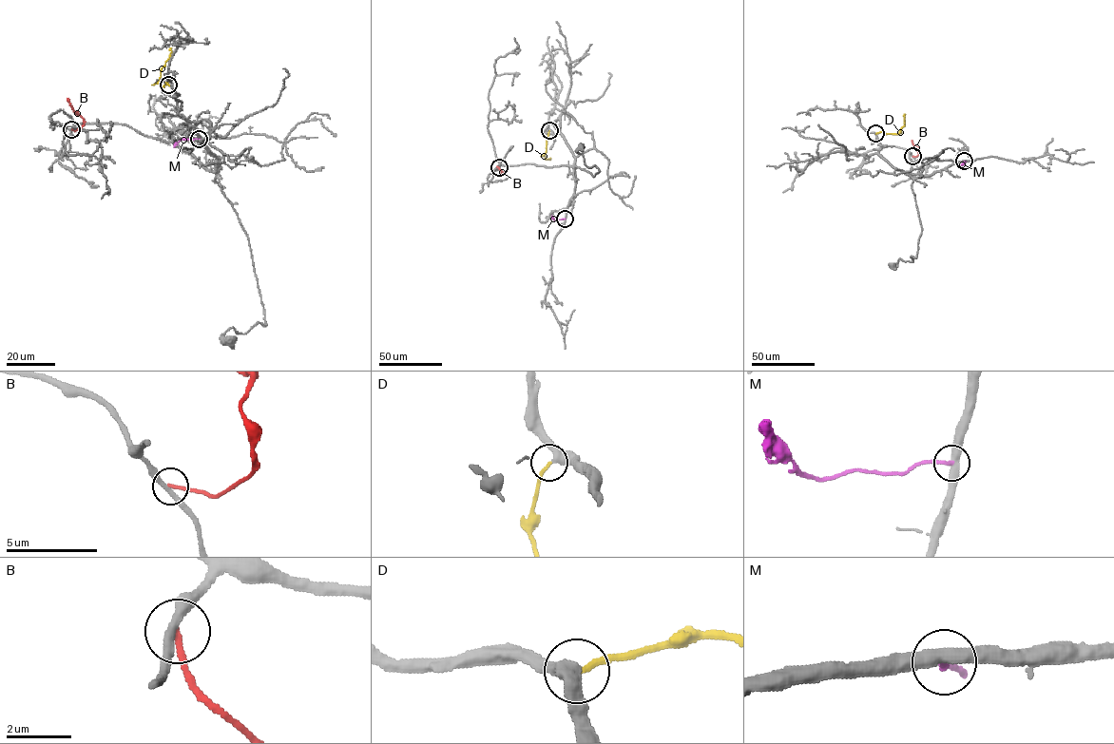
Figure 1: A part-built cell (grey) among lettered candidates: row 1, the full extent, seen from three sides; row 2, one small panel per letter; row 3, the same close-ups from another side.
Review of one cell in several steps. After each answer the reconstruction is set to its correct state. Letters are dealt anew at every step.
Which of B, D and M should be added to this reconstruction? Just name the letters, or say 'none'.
D

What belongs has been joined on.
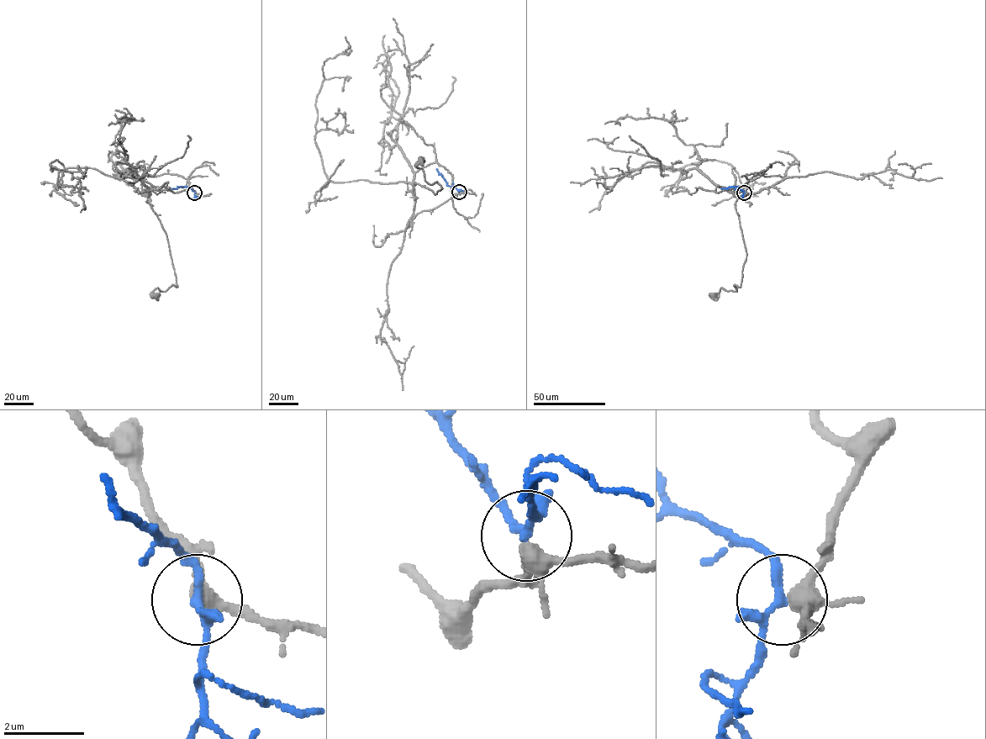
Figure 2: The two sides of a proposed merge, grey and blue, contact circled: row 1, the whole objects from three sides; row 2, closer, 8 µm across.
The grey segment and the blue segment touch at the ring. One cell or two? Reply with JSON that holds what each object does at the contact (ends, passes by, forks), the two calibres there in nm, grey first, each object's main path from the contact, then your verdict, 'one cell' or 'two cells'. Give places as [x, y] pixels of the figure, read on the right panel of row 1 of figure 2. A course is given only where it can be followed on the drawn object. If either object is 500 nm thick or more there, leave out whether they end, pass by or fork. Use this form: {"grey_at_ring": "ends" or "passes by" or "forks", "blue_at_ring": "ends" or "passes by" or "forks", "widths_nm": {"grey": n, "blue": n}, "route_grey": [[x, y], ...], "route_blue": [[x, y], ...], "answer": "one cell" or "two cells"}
{"grey_at_ring": "forks", "blue_at_ring": "forks", "widths_nm": {"grey": 300, "blue": 180}, "route_grey": [[744, 192], [756, 174], [782, 178], [737, 197], [746, 254], [740, 286], [713, 296]], "route_blue": [[744, 192], [738, 186], [721, 188]], "answer": "two cells"}

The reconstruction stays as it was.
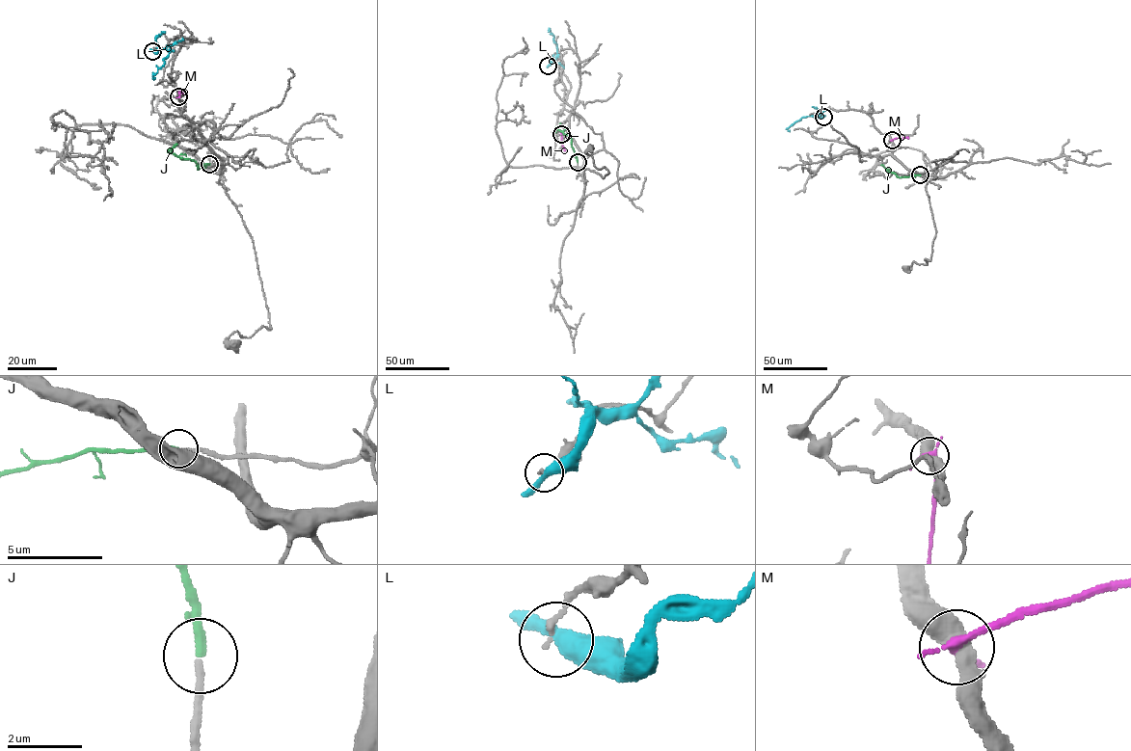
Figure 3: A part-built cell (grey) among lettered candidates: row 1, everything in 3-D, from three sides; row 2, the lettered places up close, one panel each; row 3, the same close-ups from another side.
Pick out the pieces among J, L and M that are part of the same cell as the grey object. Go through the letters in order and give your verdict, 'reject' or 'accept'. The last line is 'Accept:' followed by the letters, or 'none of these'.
J: accept
L: reject
M: reject
Accept: J

